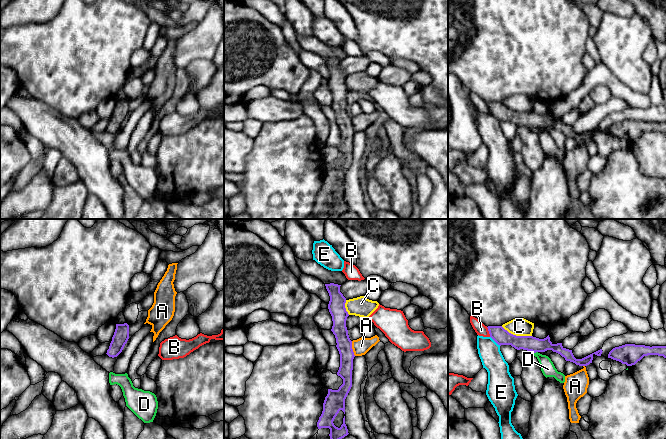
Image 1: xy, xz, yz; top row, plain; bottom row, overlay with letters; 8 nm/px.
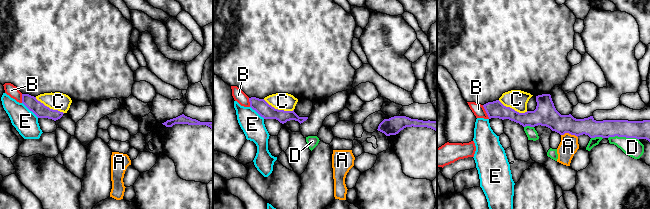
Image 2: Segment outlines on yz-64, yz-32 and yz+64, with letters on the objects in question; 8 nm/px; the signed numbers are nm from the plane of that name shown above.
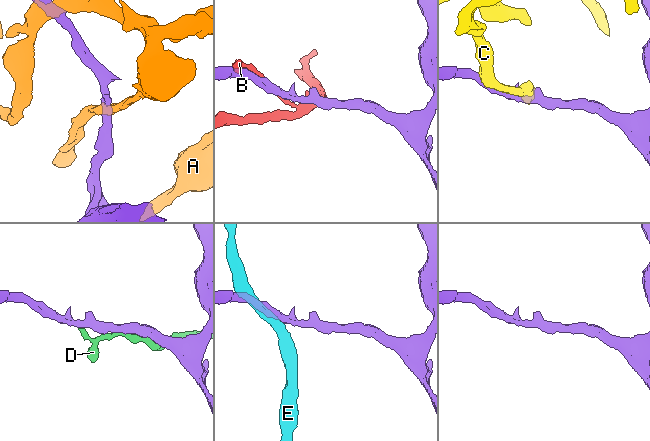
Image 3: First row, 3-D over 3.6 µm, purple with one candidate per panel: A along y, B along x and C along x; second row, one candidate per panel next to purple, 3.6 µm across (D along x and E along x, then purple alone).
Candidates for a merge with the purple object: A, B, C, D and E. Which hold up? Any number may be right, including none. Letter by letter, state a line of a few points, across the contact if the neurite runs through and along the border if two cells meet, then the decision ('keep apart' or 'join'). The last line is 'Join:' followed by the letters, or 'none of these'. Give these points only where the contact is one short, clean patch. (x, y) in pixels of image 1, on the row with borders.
A: line xz (351, 341), (351, 347), (355, 355); keep apart
B: keep apart
C: keep apart
D: keep apart
E: keep apart
Join: none of these

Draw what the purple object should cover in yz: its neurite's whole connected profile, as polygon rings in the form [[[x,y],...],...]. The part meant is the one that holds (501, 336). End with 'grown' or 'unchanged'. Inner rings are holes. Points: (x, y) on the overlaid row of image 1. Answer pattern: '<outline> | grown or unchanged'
[[[488,326],[488,331],[490,337],[498,345],[511,345],[517,350],[523,349],[527,351],[545,352],[547,350],[552,350],[560,354],[565,358],[566,361],[570,361],[579,366],[587,366],[592,363],[593,355],[601,356],[602,349],[582,358],[576,359],[572,353],[572,350],[566,349],[562,346],[562,343],[553,344],[550,341],[549,335],[544,339],[539,339],[533,336],[516,336],[509,333],[502,326]]] | unchanged

